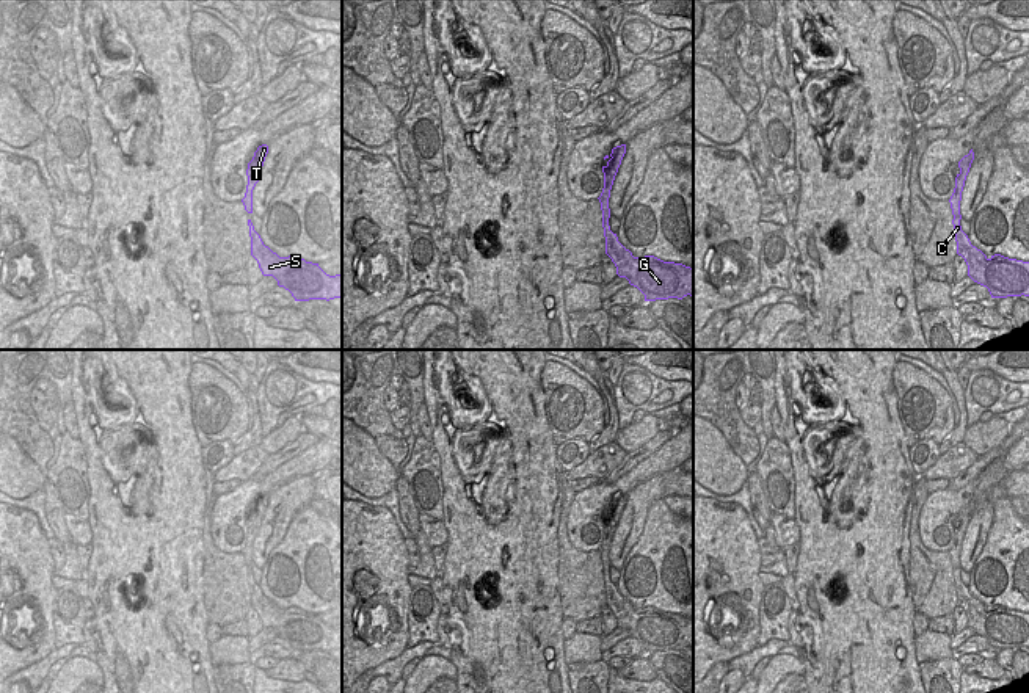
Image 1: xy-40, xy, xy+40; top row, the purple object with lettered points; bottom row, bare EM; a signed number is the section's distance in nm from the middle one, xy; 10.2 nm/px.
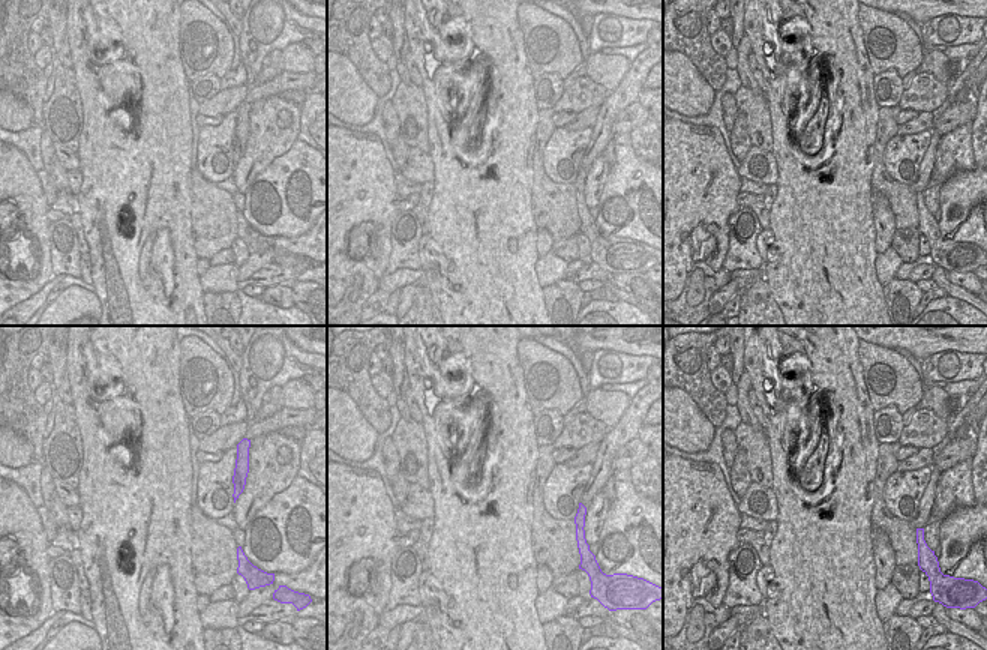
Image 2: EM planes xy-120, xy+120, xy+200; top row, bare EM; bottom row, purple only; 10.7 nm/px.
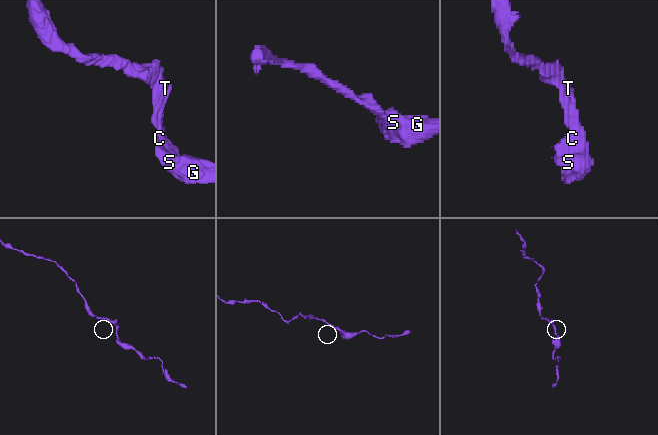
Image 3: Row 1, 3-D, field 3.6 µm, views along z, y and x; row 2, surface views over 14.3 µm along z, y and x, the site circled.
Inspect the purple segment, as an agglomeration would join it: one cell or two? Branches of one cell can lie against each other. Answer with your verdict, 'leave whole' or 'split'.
leave whole

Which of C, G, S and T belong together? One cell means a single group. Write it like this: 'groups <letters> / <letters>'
groups C G S T

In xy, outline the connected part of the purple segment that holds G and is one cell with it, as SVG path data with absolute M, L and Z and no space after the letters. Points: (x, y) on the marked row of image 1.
M626 144L612 149L610 155L605 155L607 165L602 166L604 188L598 198L602 210L602 227L605 237L605 254L616 267L616 274L626 278L631 285L637 287L645 301L668 299L684 296L693 296L693 268L682 263L664 262L654 256L634 257L620 241L616 234L610 230L609 218L609 198L610 190L626 154Z

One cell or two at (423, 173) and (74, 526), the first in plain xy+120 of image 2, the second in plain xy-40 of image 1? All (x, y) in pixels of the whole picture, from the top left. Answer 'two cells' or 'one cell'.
one cell

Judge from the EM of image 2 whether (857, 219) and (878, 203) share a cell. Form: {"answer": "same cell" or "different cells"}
{"answer": "different cells"}

